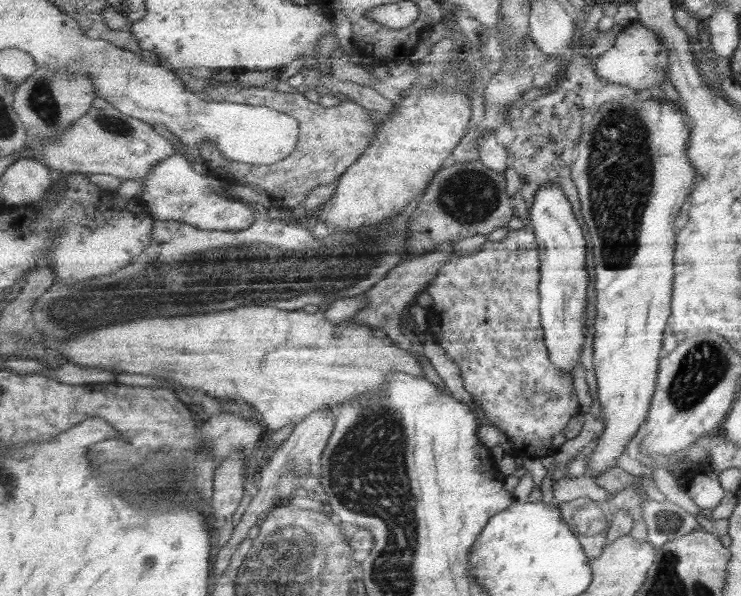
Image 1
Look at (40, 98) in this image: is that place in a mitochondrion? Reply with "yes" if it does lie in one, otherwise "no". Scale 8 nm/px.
yes

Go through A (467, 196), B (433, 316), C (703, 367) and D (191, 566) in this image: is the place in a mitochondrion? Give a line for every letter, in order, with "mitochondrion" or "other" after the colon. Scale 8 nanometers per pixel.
A: mitochondrion
B: other
C: mitochondrion
D: other

